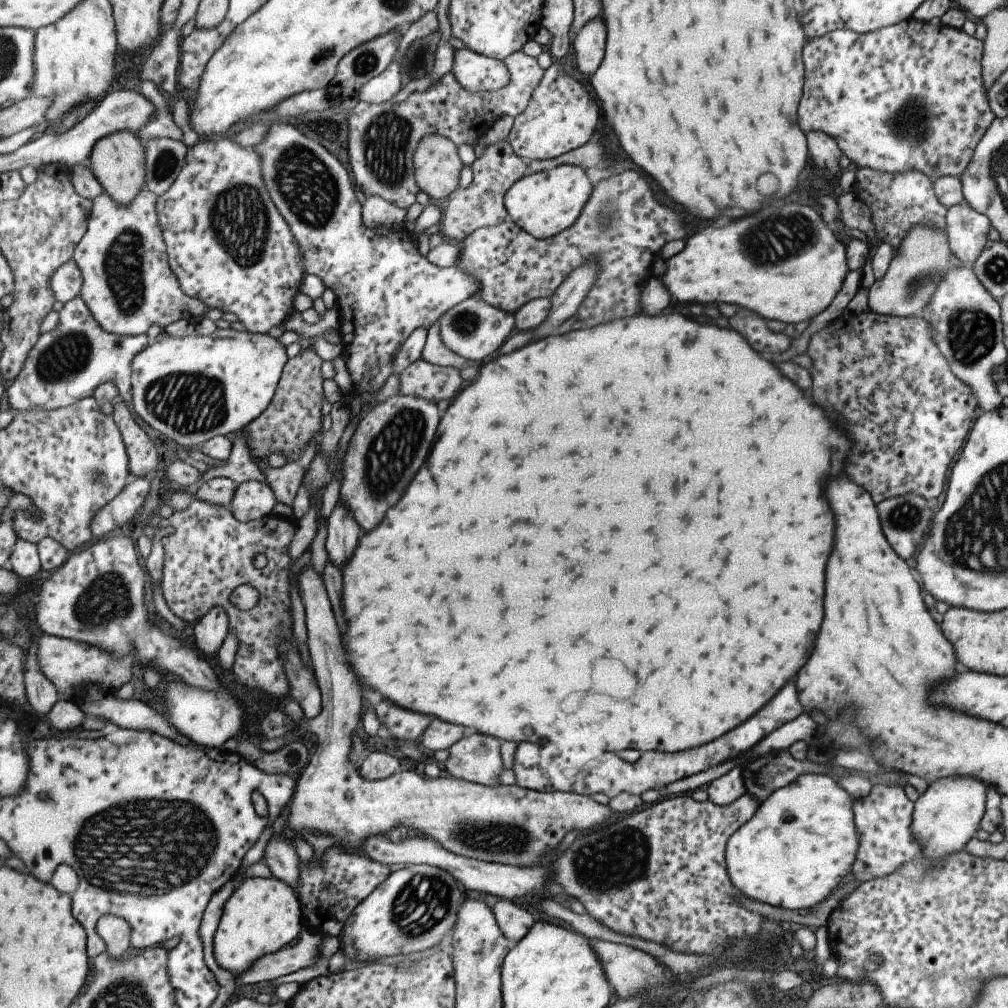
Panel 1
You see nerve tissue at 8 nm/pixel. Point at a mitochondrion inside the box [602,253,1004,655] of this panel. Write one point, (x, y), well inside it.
(972, 334)

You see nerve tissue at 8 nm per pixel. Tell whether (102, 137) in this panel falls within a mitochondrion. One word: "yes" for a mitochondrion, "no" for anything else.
no

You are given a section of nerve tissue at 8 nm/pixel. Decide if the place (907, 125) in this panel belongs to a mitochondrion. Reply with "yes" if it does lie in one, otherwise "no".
yes

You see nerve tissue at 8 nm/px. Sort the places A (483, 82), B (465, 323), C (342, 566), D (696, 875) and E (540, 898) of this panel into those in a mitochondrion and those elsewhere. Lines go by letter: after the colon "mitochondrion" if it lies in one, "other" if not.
A: other
B: mitochondrion
C: other
D: other
E: other

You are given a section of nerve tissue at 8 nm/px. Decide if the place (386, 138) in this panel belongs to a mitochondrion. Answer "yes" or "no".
yes

